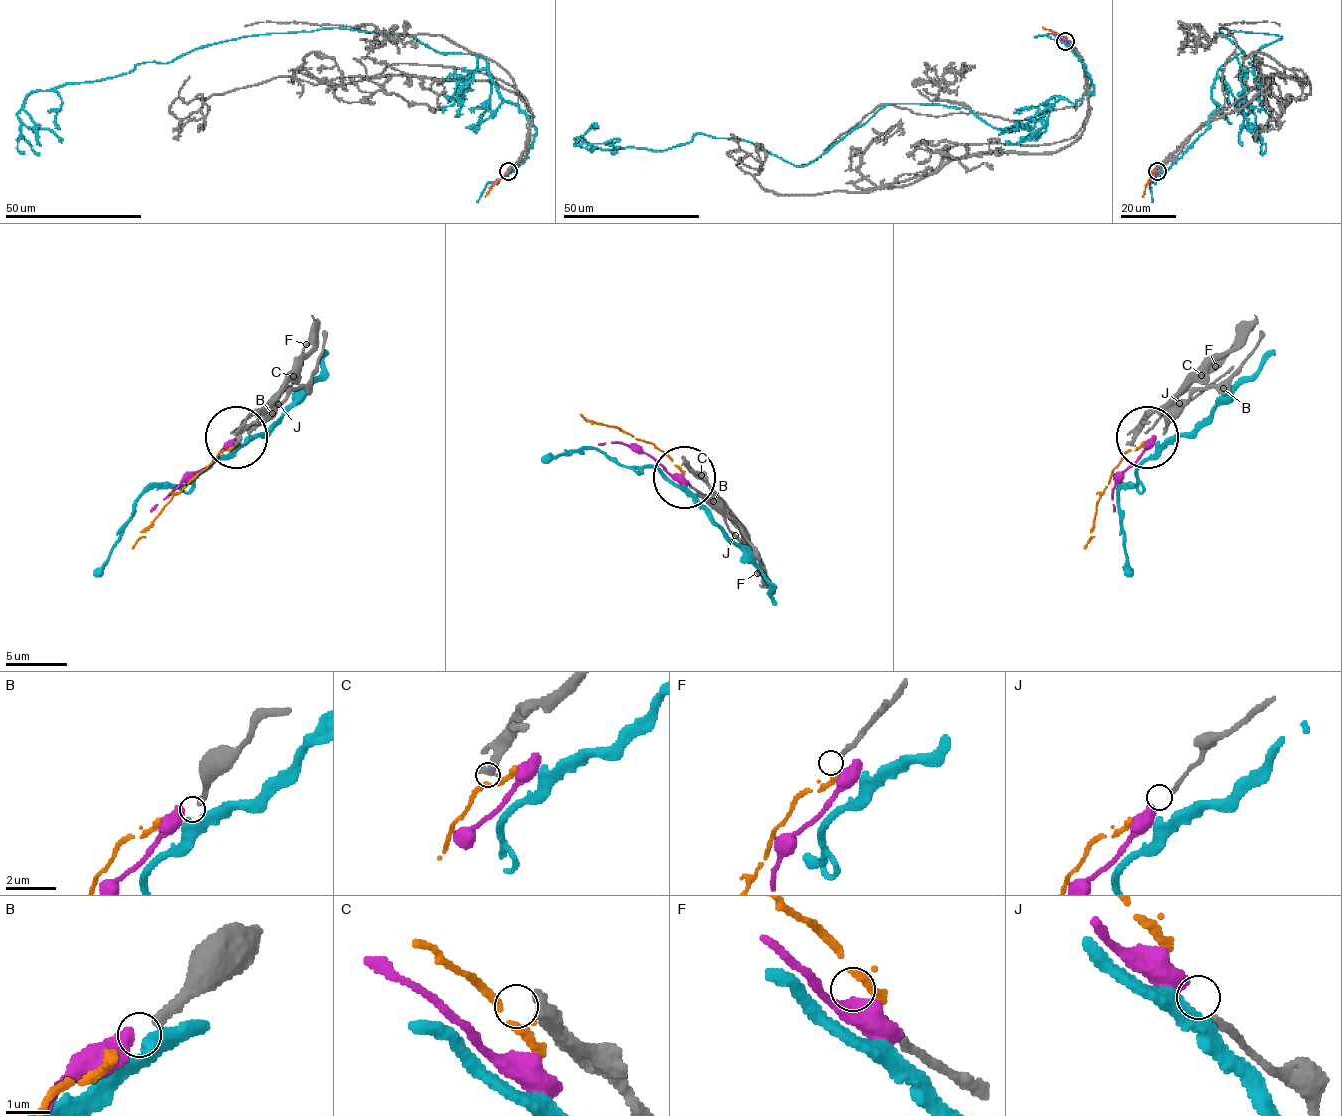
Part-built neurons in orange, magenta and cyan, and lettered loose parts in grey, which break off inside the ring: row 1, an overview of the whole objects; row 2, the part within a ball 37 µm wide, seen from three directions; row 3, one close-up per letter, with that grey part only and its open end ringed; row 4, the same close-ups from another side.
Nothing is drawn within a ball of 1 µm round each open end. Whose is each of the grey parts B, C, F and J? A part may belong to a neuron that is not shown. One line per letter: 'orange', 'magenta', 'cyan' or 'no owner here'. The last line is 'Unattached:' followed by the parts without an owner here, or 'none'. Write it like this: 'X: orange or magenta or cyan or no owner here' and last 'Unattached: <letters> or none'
B: no owner here
C: no owner here
F: no owner here
J: magenta
Unattached: B, C, F

